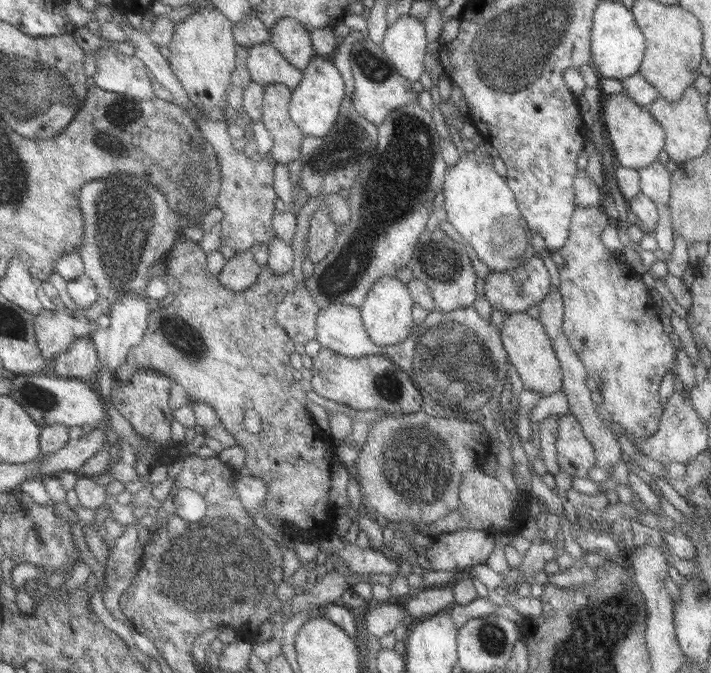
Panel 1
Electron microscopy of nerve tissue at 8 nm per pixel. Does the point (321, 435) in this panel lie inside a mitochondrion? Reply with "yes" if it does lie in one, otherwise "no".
no

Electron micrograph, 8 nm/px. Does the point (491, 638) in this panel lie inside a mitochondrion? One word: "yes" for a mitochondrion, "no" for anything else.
yes

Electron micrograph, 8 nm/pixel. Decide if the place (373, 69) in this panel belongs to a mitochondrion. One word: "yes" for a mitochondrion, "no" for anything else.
yes

